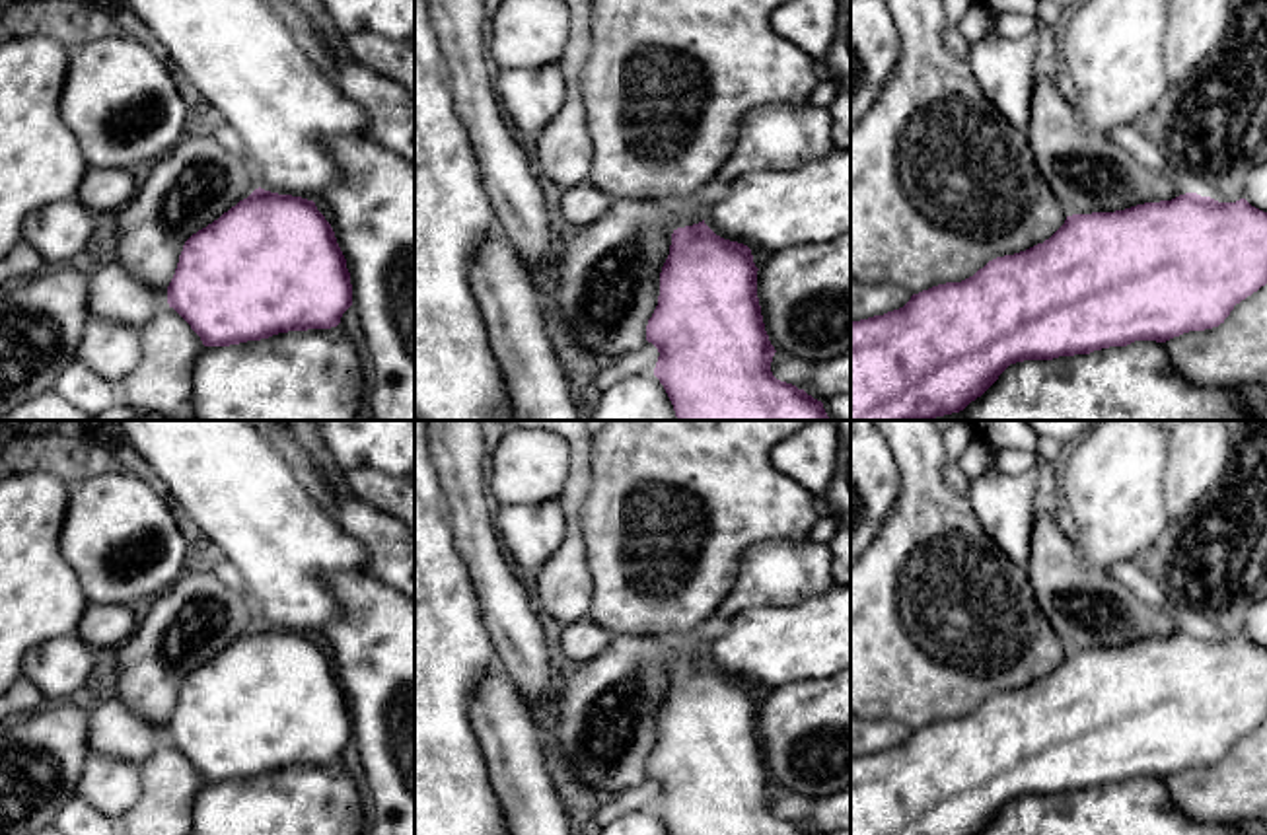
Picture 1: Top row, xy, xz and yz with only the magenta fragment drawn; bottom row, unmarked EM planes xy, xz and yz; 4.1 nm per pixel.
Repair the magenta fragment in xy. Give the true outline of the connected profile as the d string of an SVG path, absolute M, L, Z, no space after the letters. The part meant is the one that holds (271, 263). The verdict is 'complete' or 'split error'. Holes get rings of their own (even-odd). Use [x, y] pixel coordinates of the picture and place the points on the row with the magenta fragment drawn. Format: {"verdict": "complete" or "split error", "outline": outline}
{"verdict": "complete", "outline": "M259 187L185 241L167 304L204 346L230 346L337 327L352 284L315 202Z"}

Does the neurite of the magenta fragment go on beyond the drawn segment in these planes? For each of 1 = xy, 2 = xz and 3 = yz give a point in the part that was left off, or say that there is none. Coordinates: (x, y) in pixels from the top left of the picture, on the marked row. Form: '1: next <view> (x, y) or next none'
1: next none
2: next none
3: next none

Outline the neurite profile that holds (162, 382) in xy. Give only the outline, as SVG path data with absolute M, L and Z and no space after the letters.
M169 306L140 327L140 362L117 383L119 401L130 409L163 417L187 415L193 393L193 368L204 345L191 325Z

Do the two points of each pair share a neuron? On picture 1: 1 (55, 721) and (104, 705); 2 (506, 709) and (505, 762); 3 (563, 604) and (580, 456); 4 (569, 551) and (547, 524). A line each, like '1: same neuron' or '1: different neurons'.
1: different neurons
2: same neuron
3: same neuron
4: different neurons

